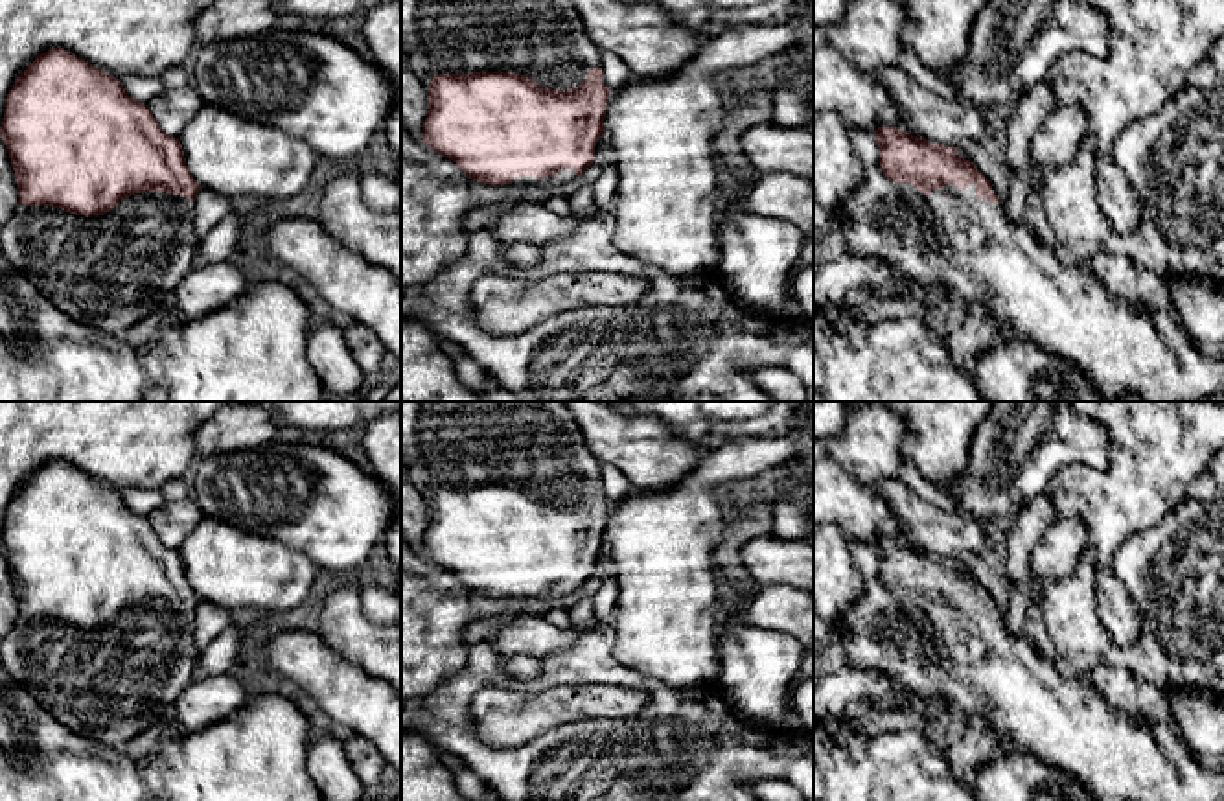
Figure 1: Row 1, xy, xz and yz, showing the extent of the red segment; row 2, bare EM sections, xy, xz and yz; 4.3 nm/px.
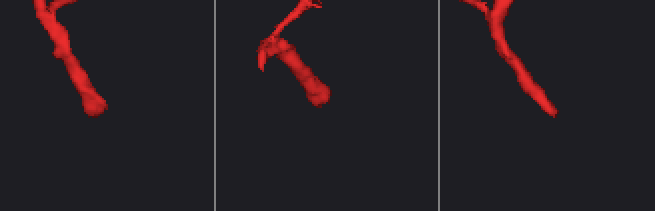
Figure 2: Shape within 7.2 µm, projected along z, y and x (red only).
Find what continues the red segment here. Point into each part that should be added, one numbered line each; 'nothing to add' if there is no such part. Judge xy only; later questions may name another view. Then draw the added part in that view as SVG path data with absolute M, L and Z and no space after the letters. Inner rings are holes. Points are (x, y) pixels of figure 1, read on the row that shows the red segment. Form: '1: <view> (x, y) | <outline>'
1: xy (109, 271) | M166 192L125 197L110 212L92 217L74 215L53 206L24 206L18 203L0 230L0 250L57 309L81 324L123 339L131 326L169 302L175 287L191 271L197 258L193 214L195 201Z

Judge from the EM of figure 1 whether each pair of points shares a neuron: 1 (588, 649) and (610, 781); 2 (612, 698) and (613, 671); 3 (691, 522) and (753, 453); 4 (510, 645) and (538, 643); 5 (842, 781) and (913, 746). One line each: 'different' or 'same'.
1: same
2: different
3: same
4: same
5: same

